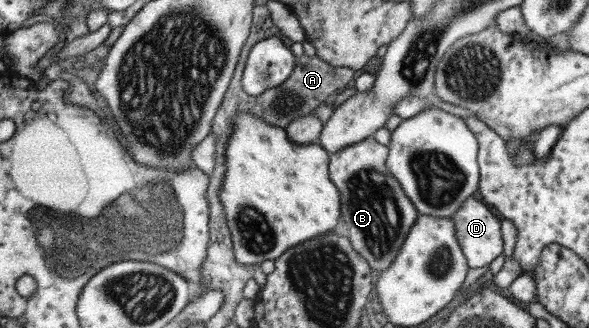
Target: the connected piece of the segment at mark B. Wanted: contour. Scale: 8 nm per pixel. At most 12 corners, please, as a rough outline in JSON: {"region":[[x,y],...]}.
{"region":[[371,135],[332,153],[341,230],[370,270],[418,216]]}

